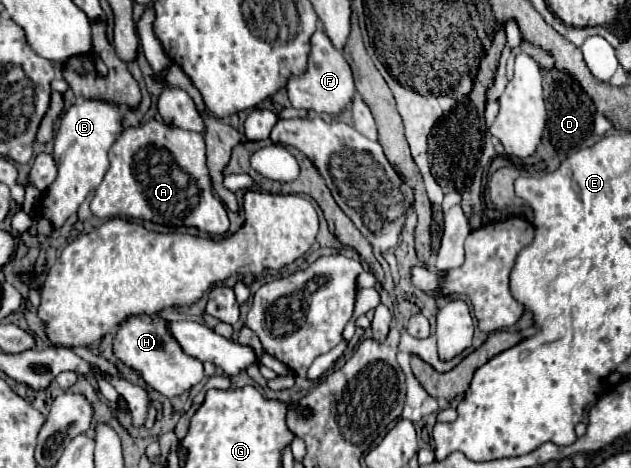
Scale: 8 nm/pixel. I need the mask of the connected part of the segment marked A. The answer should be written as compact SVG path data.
M155 120L123 130L111 146L109 170L95 190L91 212L101 220L133 218L163 226L193 226L213 236L229 232L227 208L215 198L211 174L205 166L203 136Z

